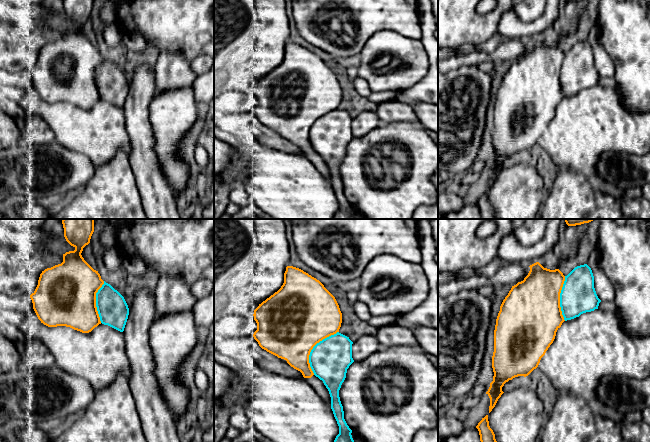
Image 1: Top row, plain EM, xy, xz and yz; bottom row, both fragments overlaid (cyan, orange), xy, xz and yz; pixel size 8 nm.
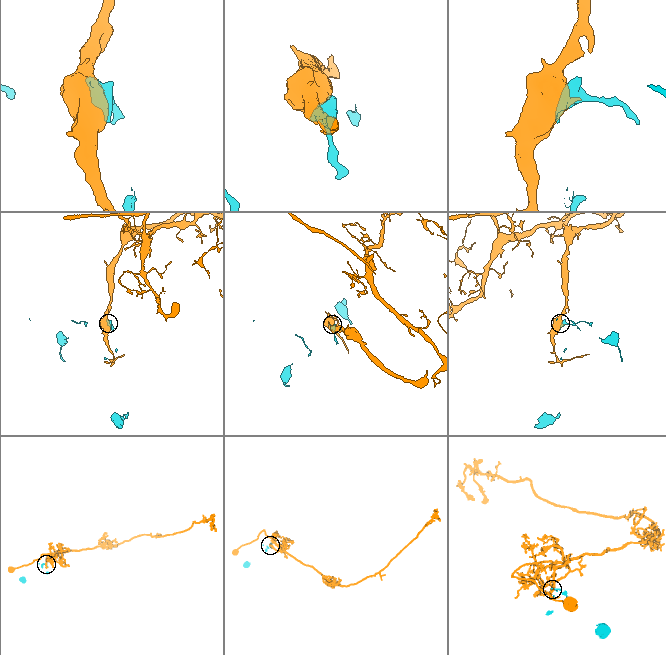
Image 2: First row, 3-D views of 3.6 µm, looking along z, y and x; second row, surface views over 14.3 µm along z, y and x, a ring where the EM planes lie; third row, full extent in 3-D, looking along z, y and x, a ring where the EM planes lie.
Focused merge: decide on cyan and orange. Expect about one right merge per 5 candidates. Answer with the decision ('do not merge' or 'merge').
do not merge

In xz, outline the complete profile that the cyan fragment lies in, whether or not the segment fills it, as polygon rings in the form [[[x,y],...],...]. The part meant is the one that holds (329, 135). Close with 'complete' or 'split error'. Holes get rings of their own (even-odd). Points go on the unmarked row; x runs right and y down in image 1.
[[[337,108],[319,119],[317,119],[310,128],[309,139],[316,153],[323,157],[331,173],[331,185],[339,202],[339,210],[333,219],[355,219],[352,214],[352,206],[344,195],[343,182],[339,173],[339,166],[346,154],[347,145],[354,138],[352,134],[352,120],[349,113]]]; complete

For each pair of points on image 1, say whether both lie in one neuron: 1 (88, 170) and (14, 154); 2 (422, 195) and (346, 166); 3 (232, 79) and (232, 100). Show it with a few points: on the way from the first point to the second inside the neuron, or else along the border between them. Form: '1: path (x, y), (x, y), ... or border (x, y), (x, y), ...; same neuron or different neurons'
1: path (70, 170), (66, 173), (32, 172); same neuron
2: path (402, 198), (375, 198), (363, 186); same neuron
3: border (236, 91), (224, 92); different neurons

